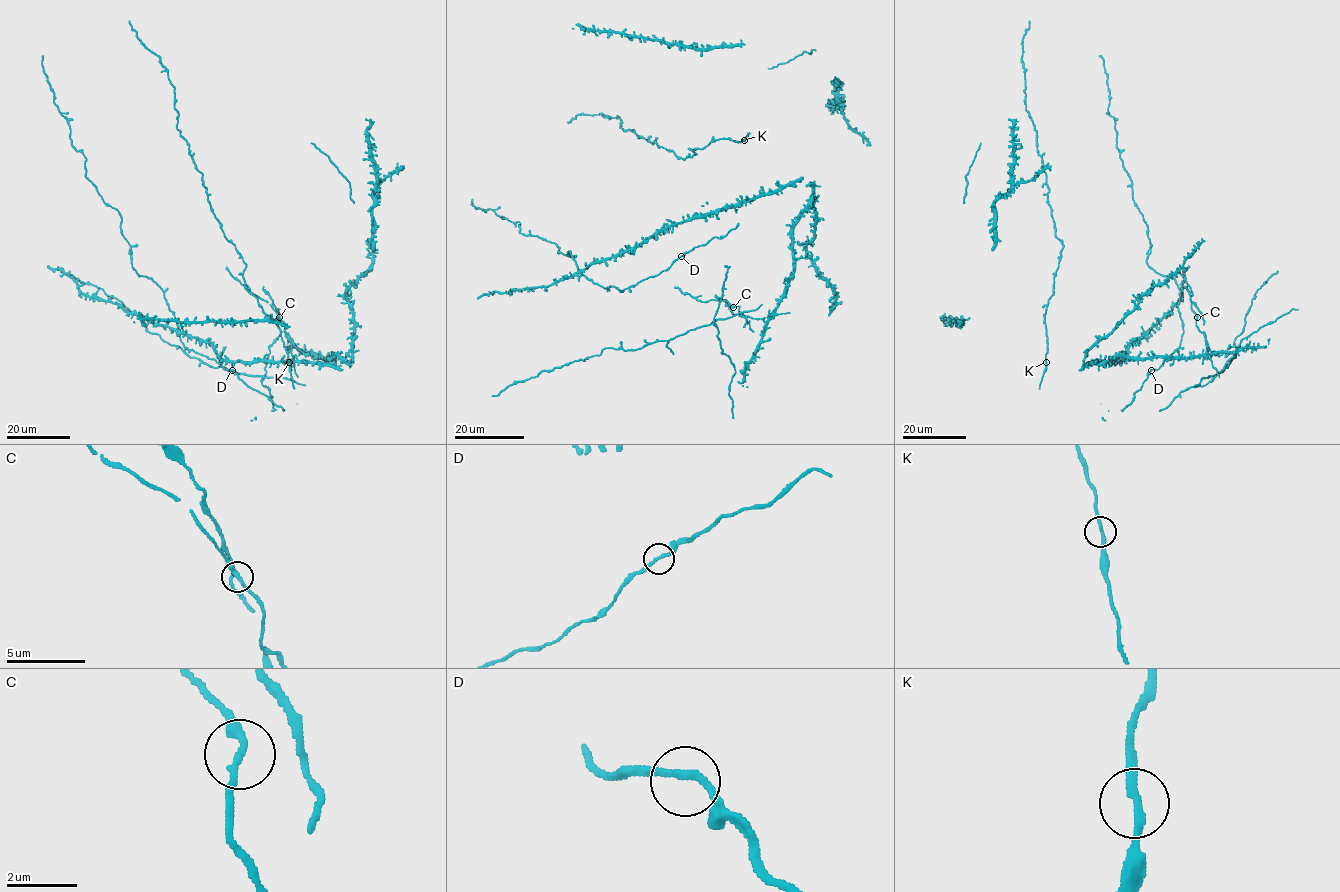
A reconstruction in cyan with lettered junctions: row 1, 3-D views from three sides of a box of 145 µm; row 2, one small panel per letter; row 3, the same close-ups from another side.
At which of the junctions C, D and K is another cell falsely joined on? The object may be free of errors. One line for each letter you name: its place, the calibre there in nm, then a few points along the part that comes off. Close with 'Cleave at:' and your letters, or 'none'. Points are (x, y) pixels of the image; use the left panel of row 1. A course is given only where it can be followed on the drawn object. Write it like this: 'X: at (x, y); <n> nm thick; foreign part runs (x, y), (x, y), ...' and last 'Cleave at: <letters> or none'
Cleave at: none

